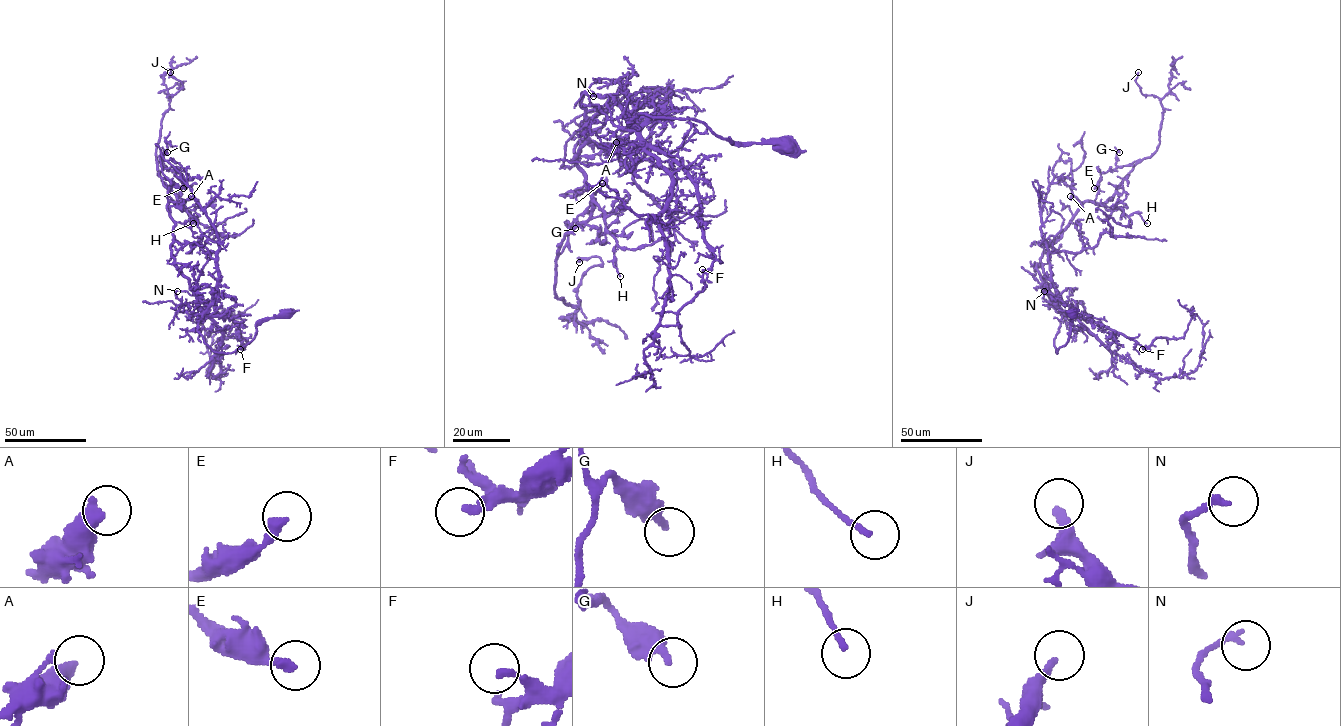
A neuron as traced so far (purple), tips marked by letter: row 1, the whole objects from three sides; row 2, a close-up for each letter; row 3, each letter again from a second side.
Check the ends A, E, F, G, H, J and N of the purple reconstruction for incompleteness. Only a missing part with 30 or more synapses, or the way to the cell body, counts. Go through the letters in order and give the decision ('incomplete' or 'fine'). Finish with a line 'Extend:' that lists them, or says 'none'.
A: fine
E: incomplete
F: incomplete
G: fine
H: fine
J: incomplete
N: fine
Extend: E, F, J

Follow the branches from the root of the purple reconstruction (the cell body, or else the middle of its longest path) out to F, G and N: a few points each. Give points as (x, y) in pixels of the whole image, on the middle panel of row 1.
F: (783, 144), (732, 144), (693, 119), (640, 113), (628, 122), (694, 185), (703, 238), (714, 258), (702, 269)
G: (783, 144), (633, 127), (586, 90), (592, 213), (557, 265), (575, 228)
N: (783, 144), (732, 144), (693, 119), (642, 113), (628, 122), (635, 130), (623, 130), (591, 104), (593, 96)

